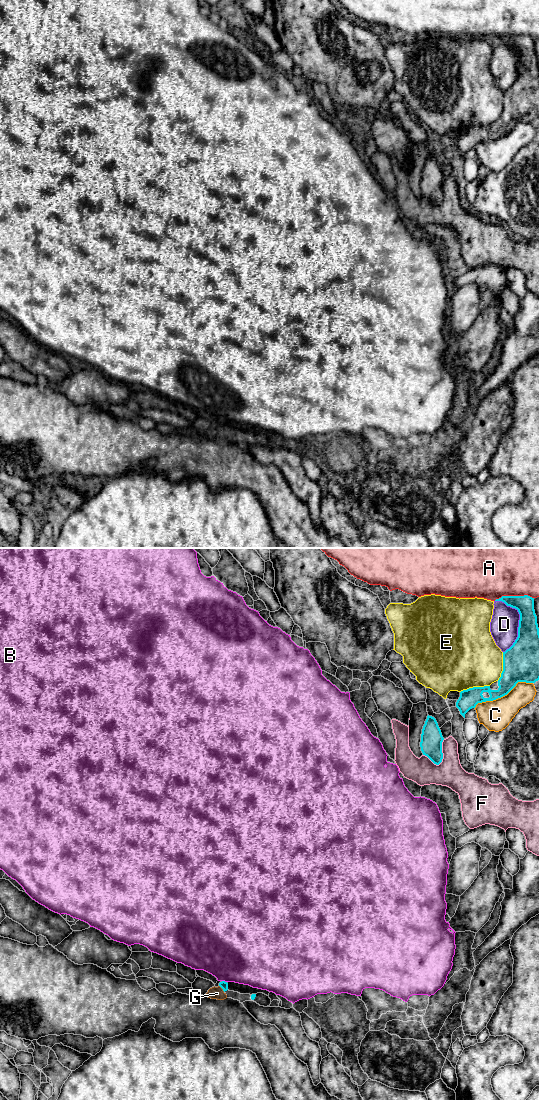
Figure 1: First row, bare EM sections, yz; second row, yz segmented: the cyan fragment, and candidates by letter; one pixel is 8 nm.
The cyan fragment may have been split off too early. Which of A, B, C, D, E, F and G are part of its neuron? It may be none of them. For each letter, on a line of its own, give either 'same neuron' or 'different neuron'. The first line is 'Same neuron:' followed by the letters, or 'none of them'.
Same neuron: G
A: different neuron
B: different neuron
C: different neuron
D: different neuron
E: different neuron
F: different neuron
G: same neuron

